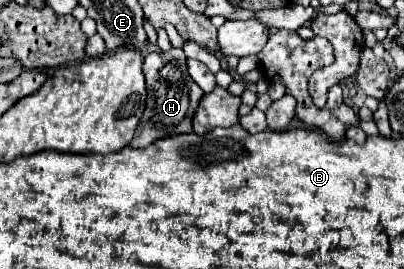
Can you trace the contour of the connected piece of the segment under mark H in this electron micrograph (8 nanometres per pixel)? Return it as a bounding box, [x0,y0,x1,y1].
[130,48,204,148]

